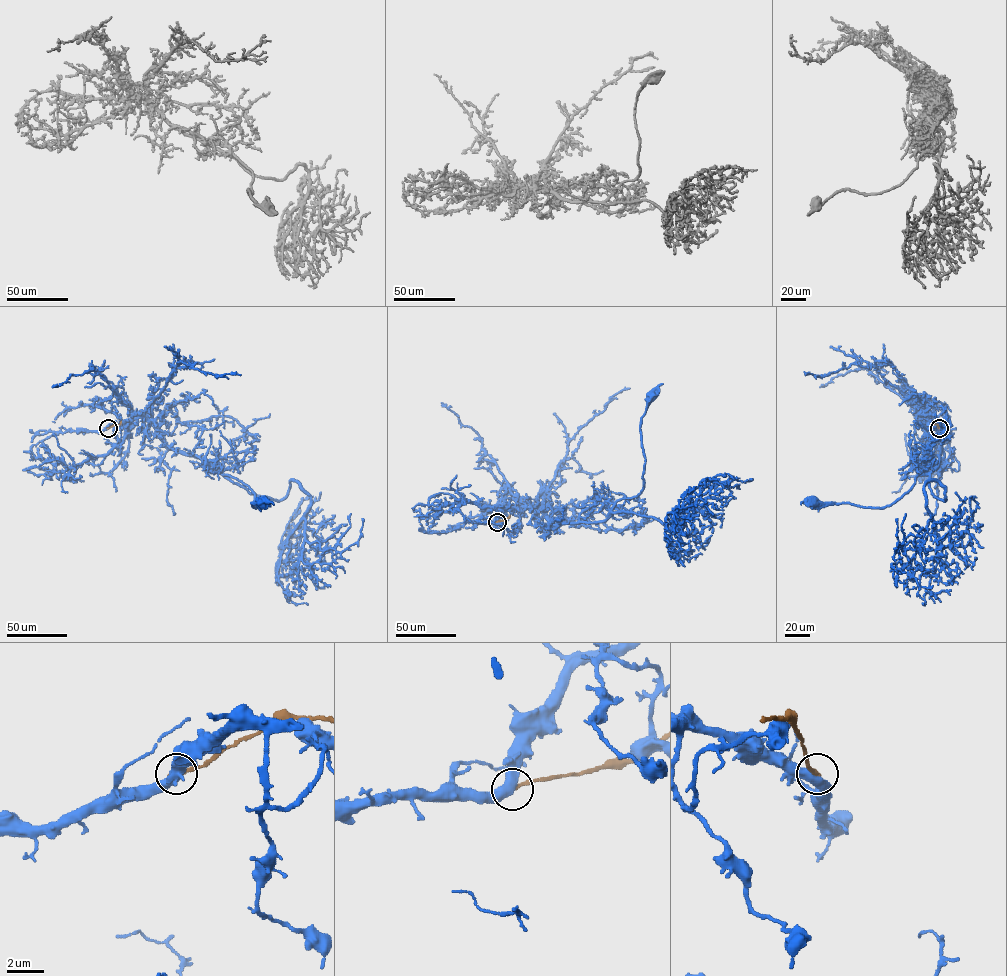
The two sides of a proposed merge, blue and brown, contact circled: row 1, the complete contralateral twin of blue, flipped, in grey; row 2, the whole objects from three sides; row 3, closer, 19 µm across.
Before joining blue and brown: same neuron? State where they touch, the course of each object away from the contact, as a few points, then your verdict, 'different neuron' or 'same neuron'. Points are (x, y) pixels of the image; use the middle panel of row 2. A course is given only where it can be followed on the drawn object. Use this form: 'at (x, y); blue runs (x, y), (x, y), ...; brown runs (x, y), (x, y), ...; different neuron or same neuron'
at (497, 522); blue runs (497, 522), (530, 503), (555, 524), (603, 522), (616, 501), (636, 497), (645, 462), (641, 418), (651, 396); brown runs (497, 522), (510, 516); different neuron

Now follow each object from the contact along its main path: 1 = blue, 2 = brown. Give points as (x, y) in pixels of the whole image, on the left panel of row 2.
1: (108, 428), (140, 413), (168, 446), (208, 459), (252, 490), (254, 507), (251, 503), (262, 502)
2: (108, 428), (121, 421)

